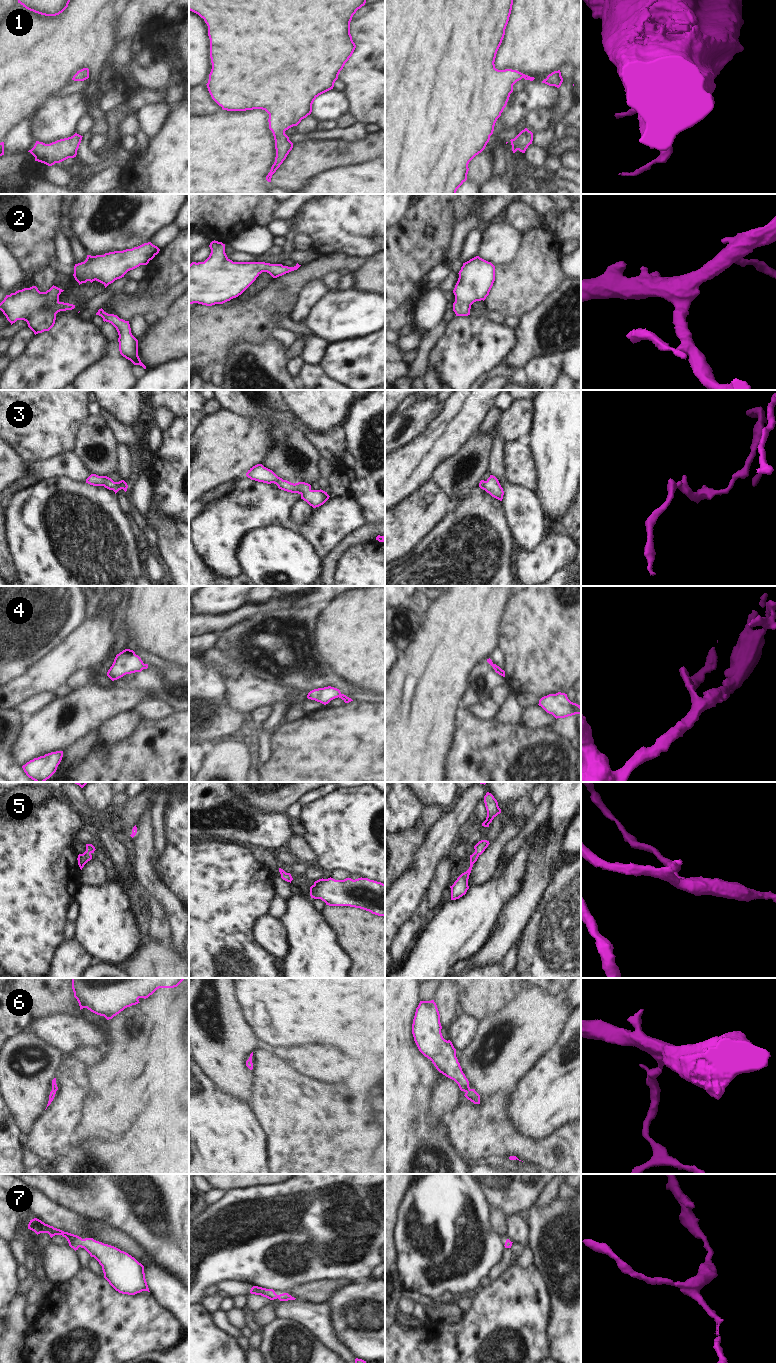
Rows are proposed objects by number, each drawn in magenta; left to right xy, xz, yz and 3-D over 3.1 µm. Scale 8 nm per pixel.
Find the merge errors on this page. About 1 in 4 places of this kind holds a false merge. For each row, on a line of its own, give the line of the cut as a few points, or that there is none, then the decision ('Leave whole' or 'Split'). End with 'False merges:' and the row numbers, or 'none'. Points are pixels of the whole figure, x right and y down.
1: No split. Leave whole
2: No split. Leave whole
3: No split. Leave whole
4: No split. Leave whole
5: No split. Leave whole
6: No split. Leave whole
7: No split. Leave whole
False merges: none

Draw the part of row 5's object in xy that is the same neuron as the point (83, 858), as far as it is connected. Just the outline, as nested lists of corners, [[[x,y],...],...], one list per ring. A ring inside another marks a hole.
[[[86,844],[86,851],[83,854],[78,855],[78,865],[80,869],[84,867],[84,865],[92,859],[92,853],[95,851],[95,847],[92,844]]]

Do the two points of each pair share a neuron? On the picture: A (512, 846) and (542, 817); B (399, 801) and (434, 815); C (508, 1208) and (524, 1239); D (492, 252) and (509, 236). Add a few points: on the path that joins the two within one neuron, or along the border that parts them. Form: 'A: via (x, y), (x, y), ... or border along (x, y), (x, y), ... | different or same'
A: via (520, 838), (534, 823) | same
B: border along (423, 805), (420, 816) | different
C: border along (519, 1214), (507, 1217) | different
D: via (496, 248), (505, 240) | same

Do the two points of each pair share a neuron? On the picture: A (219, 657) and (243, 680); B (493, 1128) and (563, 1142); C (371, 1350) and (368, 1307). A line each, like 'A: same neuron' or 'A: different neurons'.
A: same neuron
B: same neuron
C: same neuron

